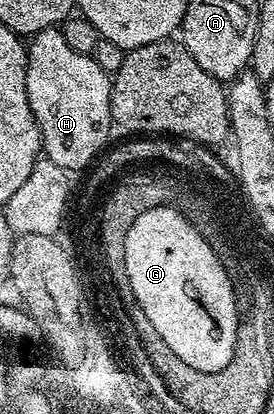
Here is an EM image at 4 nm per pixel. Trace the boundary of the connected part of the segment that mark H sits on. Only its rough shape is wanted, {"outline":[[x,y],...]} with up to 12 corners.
{"outline":[[58,27],[29,40],[28,101],[45,158],[81,172],[112,79]]}

